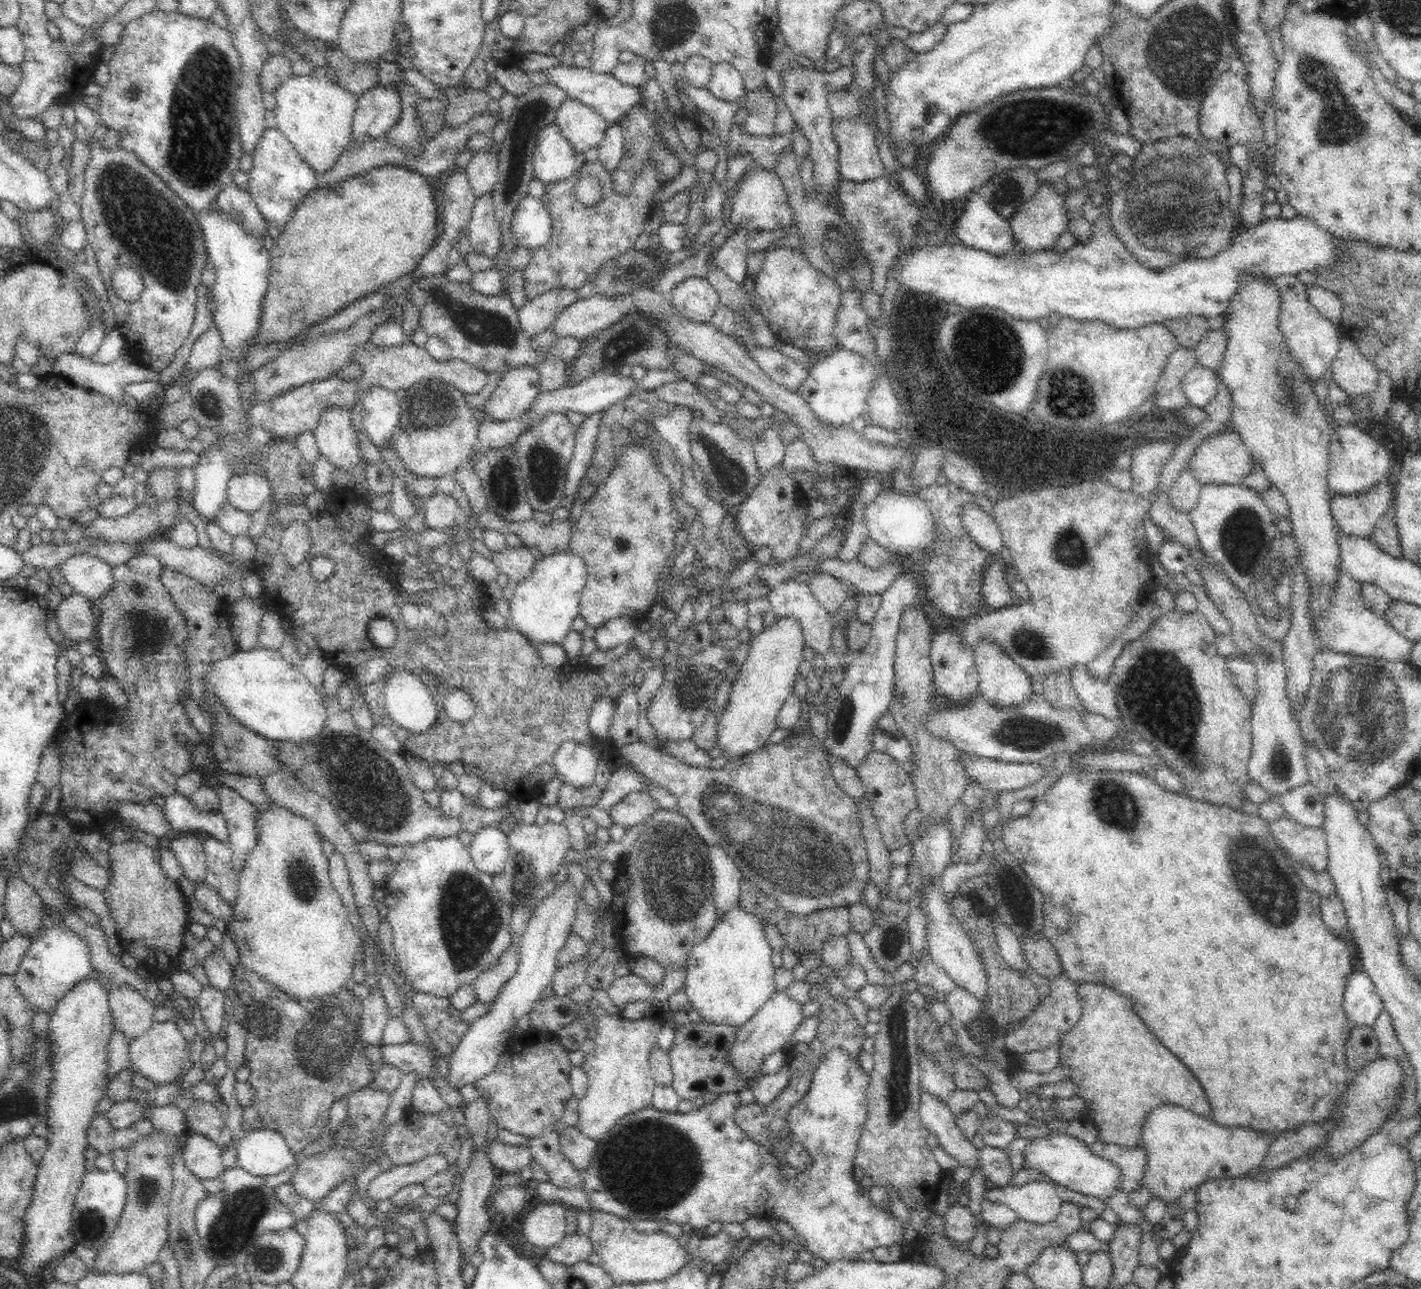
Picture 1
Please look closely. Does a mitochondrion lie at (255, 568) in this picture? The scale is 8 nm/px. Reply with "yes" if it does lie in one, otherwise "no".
no

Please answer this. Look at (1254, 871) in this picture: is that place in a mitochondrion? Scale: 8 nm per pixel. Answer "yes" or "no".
yes

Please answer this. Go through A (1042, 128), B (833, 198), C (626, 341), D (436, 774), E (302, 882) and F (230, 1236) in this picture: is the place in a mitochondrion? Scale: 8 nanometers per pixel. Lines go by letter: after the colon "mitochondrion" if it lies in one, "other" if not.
A: mitochondrion
B: other
C: mitochondrion
D: other
E: mitochondrion
F: mitochondrion

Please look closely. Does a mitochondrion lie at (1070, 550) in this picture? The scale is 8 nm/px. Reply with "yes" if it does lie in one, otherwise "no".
yes

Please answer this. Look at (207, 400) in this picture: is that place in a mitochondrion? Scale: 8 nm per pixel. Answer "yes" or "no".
yes

